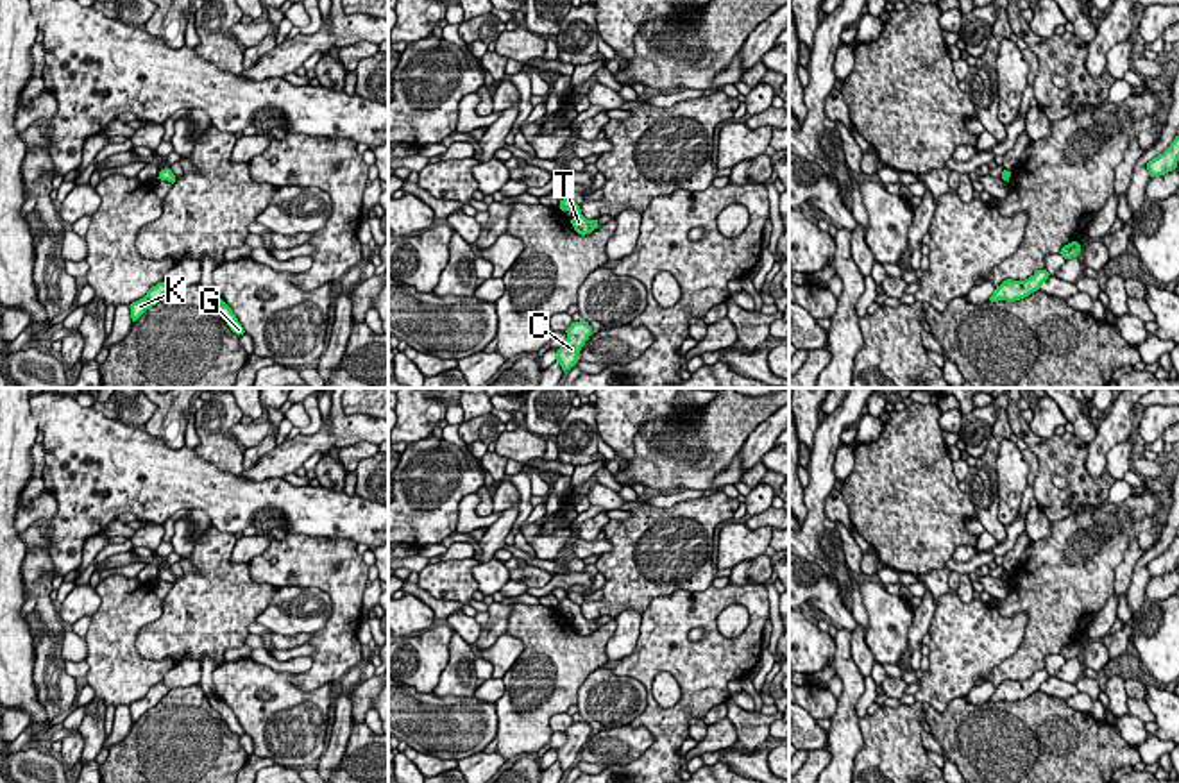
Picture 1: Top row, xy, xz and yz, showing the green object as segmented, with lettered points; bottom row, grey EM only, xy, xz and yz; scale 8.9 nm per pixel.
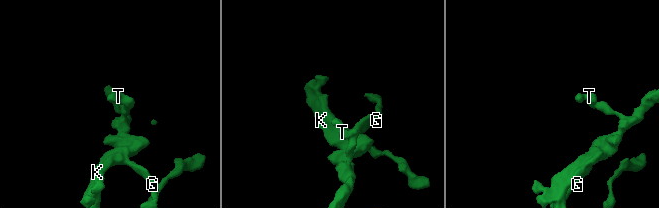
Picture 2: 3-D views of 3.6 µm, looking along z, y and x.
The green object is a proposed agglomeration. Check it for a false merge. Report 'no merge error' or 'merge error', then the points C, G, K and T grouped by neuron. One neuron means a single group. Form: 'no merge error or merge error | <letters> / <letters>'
no merge error | C G K T

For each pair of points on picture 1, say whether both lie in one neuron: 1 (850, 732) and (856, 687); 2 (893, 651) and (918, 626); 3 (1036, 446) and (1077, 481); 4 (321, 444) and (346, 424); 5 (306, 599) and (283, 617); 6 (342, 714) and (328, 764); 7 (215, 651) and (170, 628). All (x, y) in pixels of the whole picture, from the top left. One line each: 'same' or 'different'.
1: same
2: different
3: same
4: same
5: same
6: same
7: same

